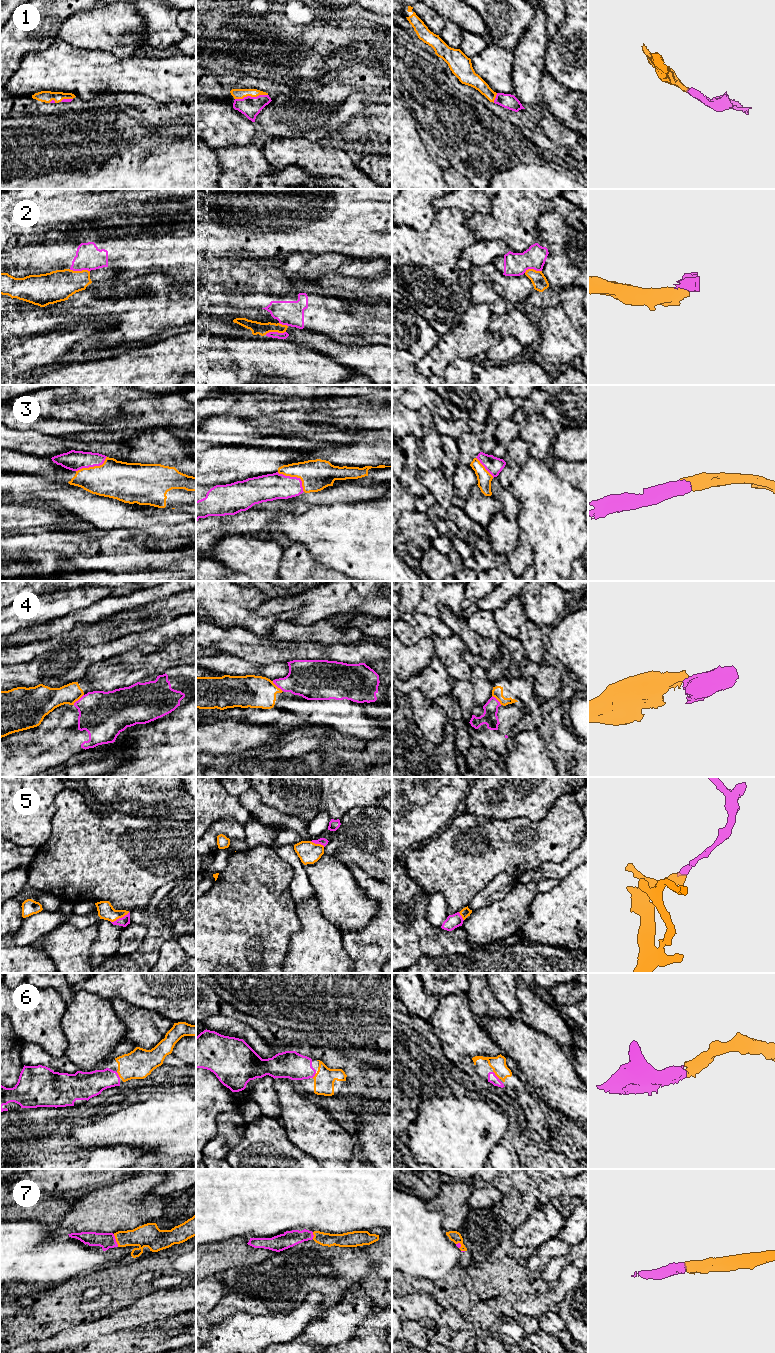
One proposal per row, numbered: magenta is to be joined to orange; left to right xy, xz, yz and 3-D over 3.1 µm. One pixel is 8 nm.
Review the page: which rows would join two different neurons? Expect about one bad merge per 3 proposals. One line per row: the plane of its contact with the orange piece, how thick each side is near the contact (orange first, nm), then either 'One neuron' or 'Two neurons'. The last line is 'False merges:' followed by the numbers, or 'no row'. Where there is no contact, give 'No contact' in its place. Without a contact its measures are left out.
1: Touches orange in xz. Thickness 80 nm (orange) against 160 nm. One neuron
2: Touches orange in xy. Thickness 260 nm (orange) against 200 nm. Two neurons
3: Touches orange in xz. Thickness 240 nm (orange) against 220 nm. One neuron
4: Touches orange in xy. Thickness 190 nm (orange) against 380 nm. Two neurons
5: Touches orange in xy. Thickness 130 nm (orange) against 80 nm. One neuron
6: Touches orange in yz. Thickness 120 nm (orange) against 80 nm. One neuron
7: Touches orange in xy. Thickness 180 nm (orange) against 130 nm. One neuron
False merges: 2, 4

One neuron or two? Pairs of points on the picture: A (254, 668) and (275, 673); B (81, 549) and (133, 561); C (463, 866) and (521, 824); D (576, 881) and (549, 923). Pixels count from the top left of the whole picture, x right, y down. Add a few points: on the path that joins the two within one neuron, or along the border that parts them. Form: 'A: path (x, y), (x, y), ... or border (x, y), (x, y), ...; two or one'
A: path (259, 671), (270, 672); one
B: path (94, 555), (120, 556); one
C: path (477, 852), (481, 848), (499, 846), (507, 838); one
D: path (576, 891), (576, 896), (559, 913); one

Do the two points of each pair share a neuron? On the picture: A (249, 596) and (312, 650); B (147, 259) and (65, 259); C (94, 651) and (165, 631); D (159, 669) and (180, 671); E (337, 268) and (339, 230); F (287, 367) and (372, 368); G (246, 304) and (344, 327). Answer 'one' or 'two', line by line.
A: two
B: one
C: one
D: two
E: two
F: two
G: one

